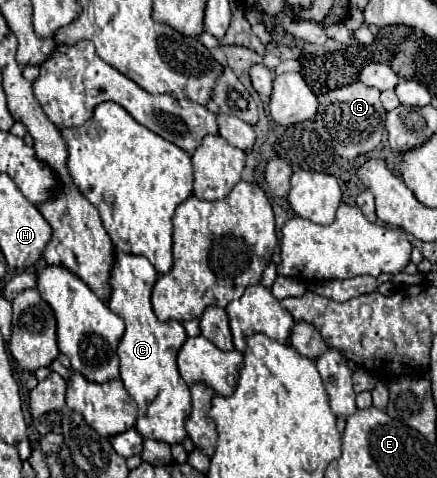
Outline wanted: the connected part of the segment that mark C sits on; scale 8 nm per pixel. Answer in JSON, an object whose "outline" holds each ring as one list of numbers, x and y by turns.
{"outline":[[116,252,116,264,110,278,112,296,110,296,108,308,114,314,122,316,126,322,126,334,118,346,120,378,128,394,138,404,136,430,142,434,142,438,152,438,152,440,174,446,184,442,186,438,184,422,188,414,192,412,188,384,182,380,176,366,178,350,182,348,188,336,180,322,176,320,160,322,154,316,154,310,150,304,150,292,154,288,156,278,158,278,158,272,144,256]]}

